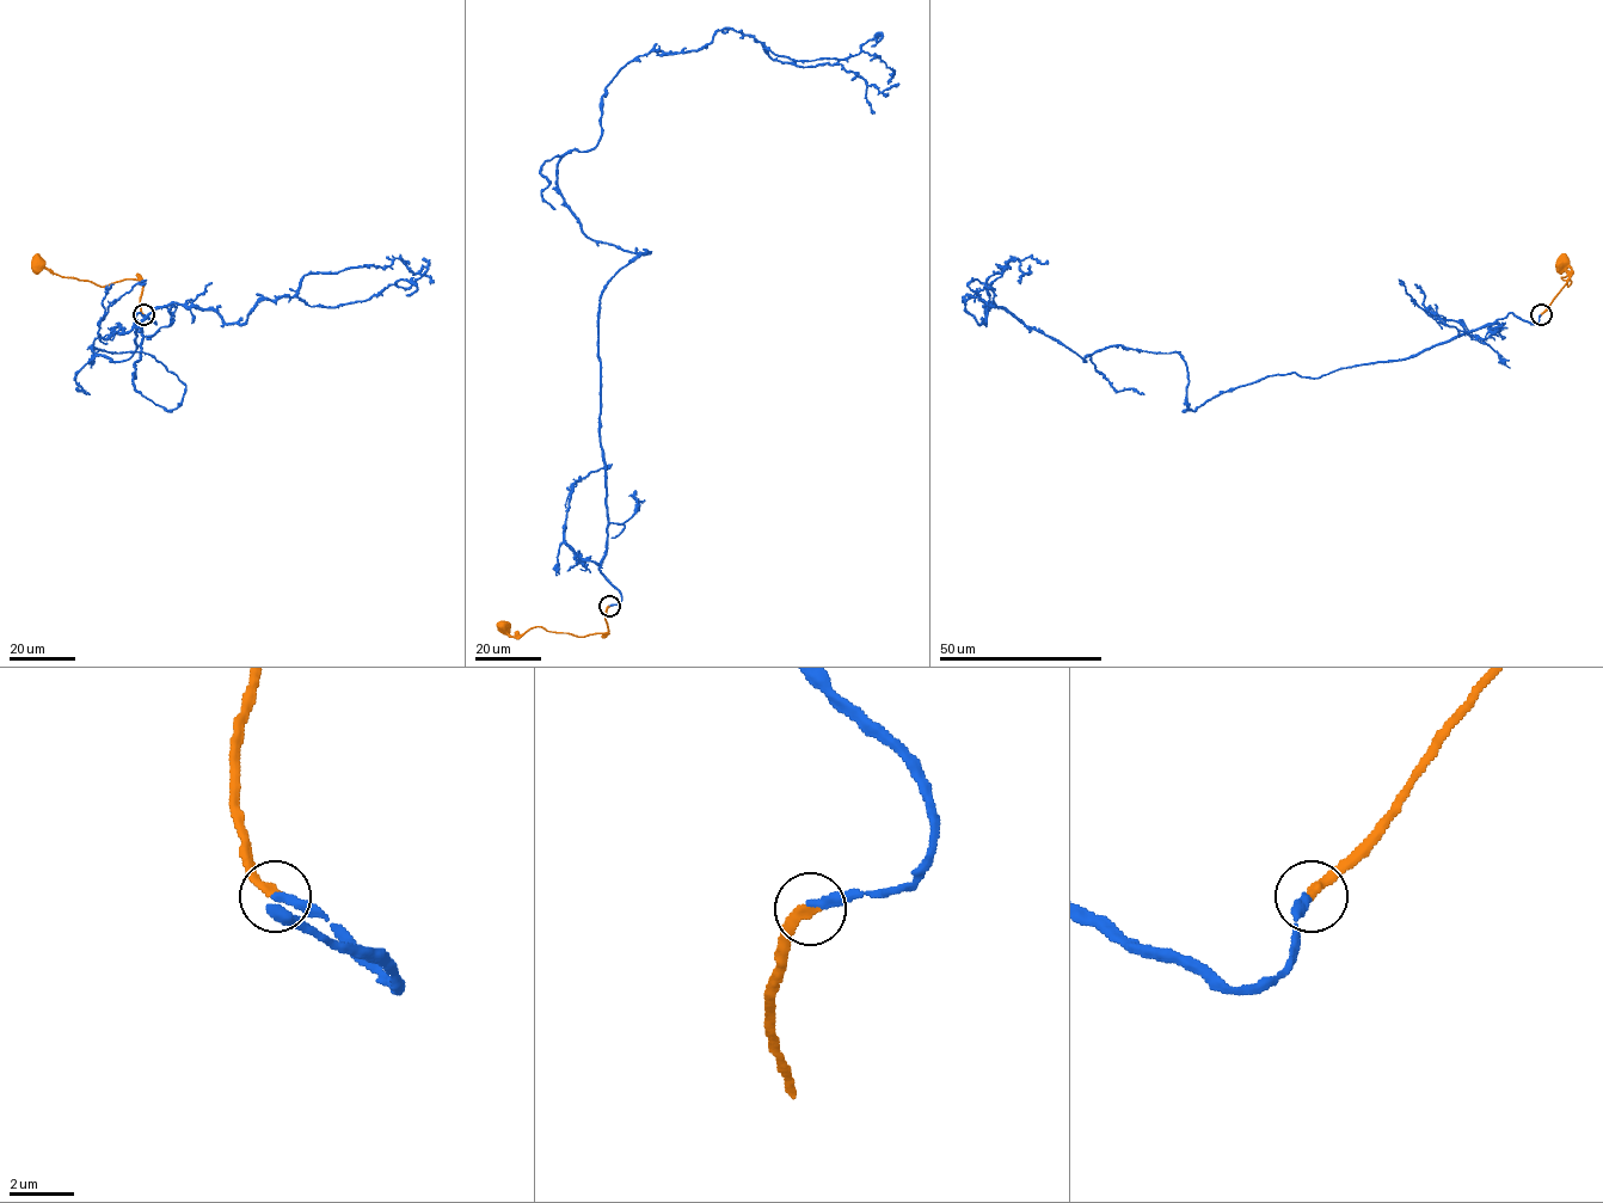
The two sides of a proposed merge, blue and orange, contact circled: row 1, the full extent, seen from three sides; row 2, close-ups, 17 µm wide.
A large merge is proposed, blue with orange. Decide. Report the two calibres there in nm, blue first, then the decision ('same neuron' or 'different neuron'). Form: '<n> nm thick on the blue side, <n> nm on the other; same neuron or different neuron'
280 nm thick on the blue side, 320 nm on the other; same neuron

